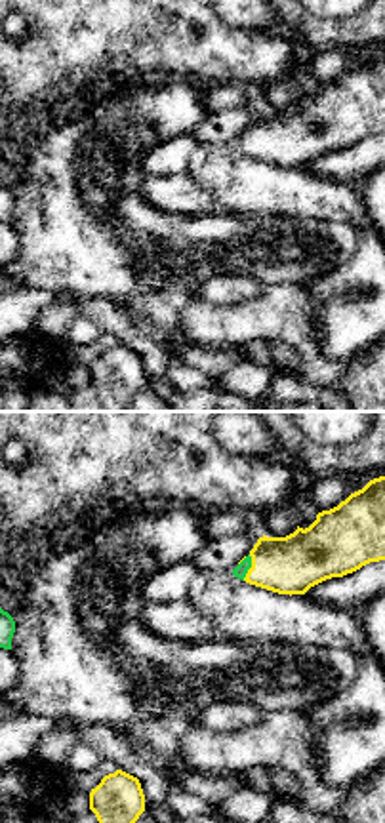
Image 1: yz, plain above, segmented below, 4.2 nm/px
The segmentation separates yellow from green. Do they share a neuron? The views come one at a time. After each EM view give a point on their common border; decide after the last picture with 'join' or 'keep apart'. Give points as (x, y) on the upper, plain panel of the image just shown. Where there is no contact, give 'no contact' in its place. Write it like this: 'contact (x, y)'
contact (250, 141)

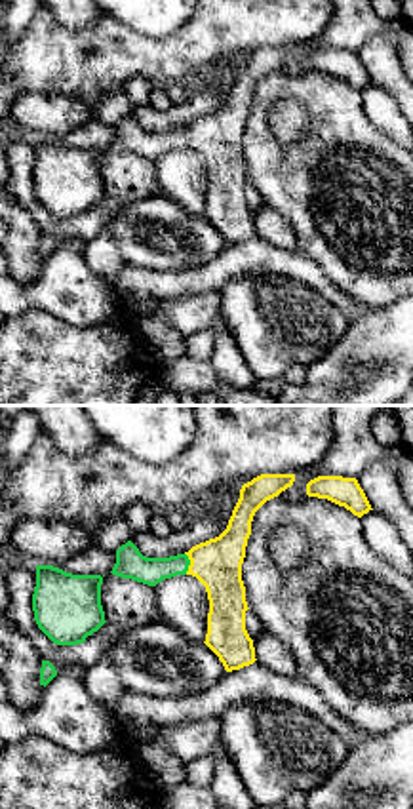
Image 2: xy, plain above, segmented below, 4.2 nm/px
contact (191, 138)

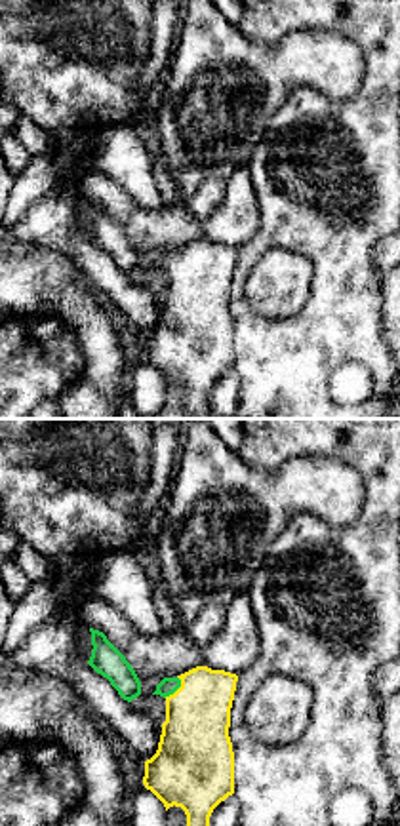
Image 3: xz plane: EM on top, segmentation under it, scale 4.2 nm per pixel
contact (178, 263)

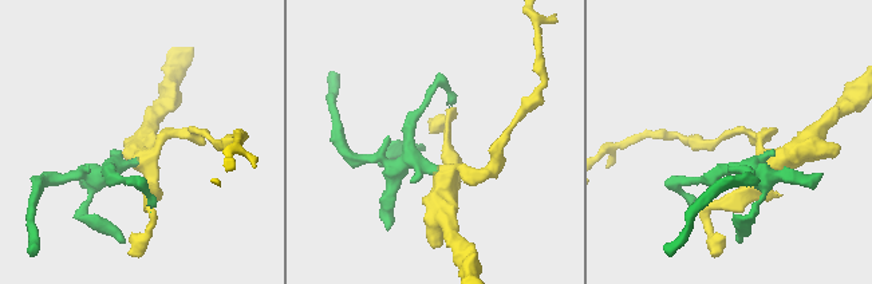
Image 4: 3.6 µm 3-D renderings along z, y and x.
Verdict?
join

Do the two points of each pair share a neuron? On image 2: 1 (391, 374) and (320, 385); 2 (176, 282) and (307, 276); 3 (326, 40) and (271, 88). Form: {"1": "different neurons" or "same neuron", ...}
{"1": "same neuron", "2": "same neuron", "3": "different neurons"}

